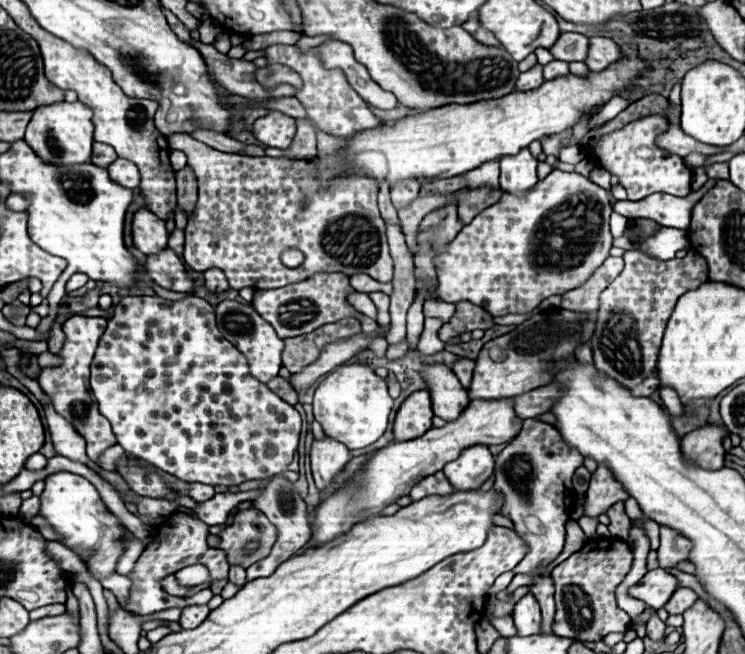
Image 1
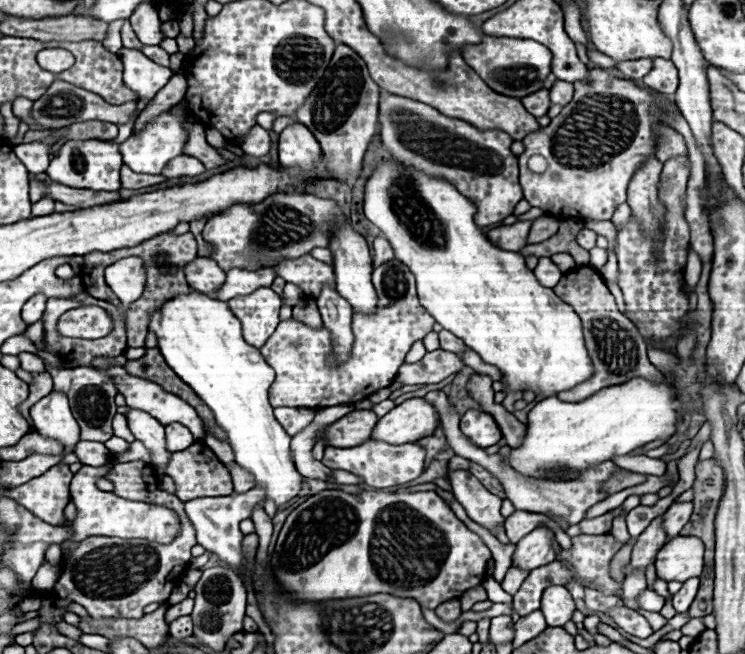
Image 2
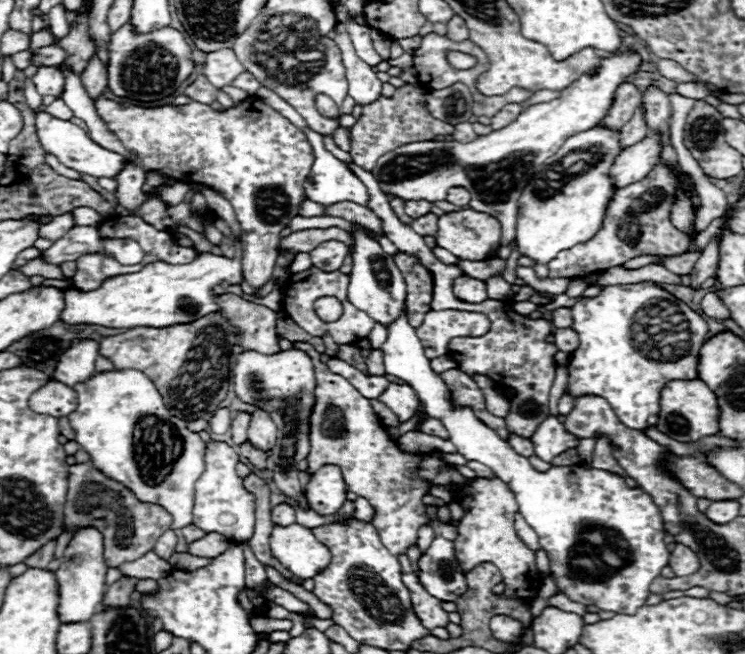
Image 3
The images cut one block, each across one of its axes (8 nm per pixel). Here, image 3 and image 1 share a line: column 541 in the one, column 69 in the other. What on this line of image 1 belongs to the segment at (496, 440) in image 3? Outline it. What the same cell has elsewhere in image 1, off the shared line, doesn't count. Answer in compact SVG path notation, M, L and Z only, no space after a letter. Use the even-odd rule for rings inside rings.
M56 472L56 474L48 476L46 488L40 498L42 498L40 514L44 518L48 518L52 528L64 536L62 544L66 544L66 546L82 544L82 546L94 548L92 558L86 562L90 574L96 580L112 574L116 568L116 562L126 546L126 530L120 524L120 520L106 510L96 488L86 478L82 478L78 474Z

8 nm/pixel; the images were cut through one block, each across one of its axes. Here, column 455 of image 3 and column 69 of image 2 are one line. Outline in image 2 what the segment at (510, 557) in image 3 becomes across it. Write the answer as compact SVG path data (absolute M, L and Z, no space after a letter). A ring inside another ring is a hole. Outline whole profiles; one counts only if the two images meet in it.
M134 440L128 448L128 452L124 454L116 454L110 458L108 464L100 466L100 468L92 468L92 466L82 466L80 472L74 474L72 478L72 486L70 486L70 494L72 494L72 502L76 504L76 518L72 520L72 528L74 528L74 536L70 540L66 540L68 548L76 548L76 544L80 544L80 540L84 540L86 536L118 536L118 538L146 538L146 540L156 540L160 544L168 544L170 540L176 538L180 526L178 526L178 516L176 512L172 512L170 508L164 506L154 506L154 516L150 516L150 506L148 504L138 504L138 502L128 502L128 500L120 500L118 496L110 494L110 492L102 492L96 486L96 480L104 476L104 472L108 472L112 468L114 462L124 462L124 460L144 460L150 462L152 454L150 450L140 442Z

